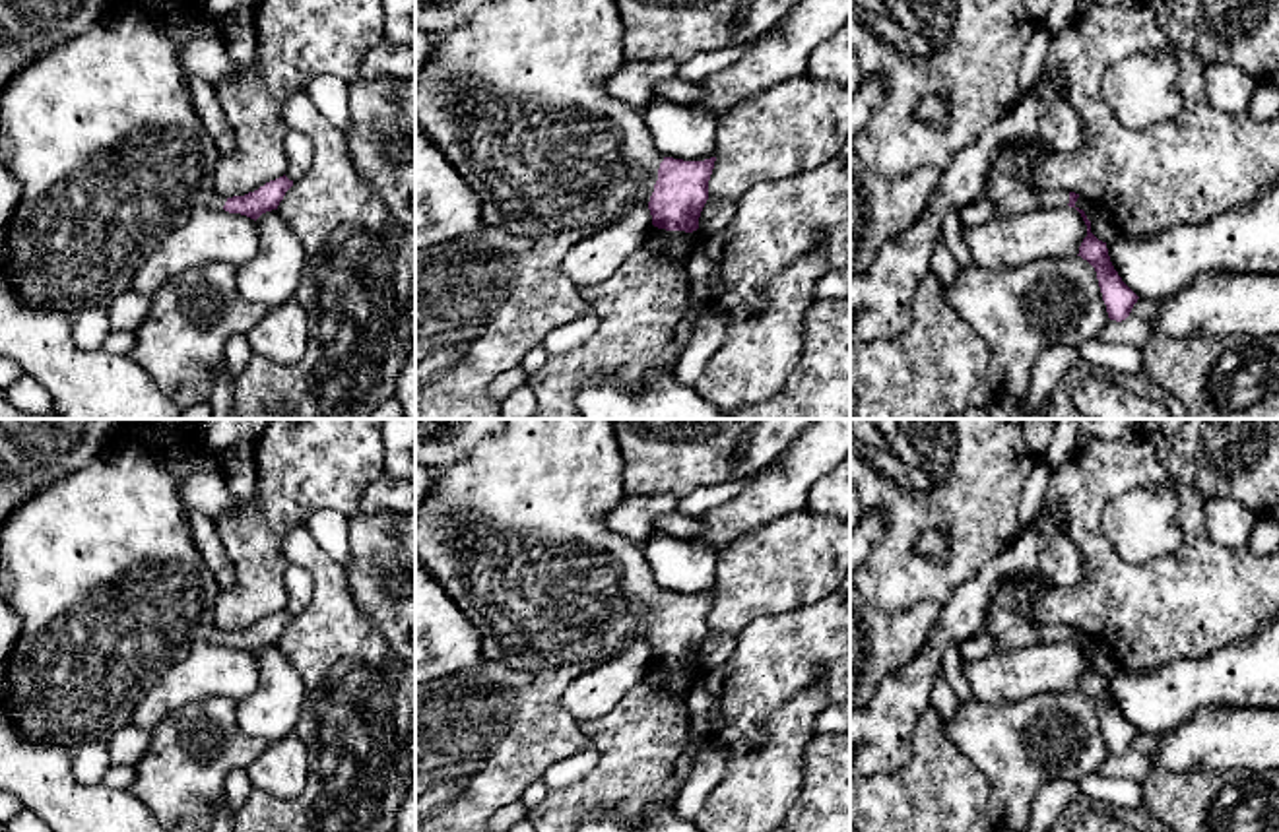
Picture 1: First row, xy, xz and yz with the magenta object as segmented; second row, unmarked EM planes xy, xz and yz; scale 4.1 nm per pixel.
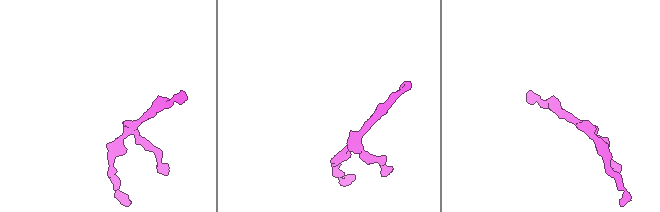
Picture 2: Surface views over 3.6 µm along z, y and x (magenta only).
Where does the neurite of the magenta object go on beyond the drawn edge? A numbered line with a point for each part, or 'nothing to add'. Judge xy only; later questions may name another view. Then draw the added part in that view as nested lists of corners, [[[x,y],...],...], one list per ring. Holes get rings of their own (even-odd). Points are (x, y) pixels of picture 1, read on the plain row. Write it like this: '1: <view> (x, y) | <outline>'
1: xy (101, 565) | [[[120,438],[105,446],[85,467],[58,479],[17,506],[4,522],[0,533],[0,595],[21,617],[21,634],[6,661],[4,702],[23,737],[39,743],[76,751],[83,743],[109,743],[113,735],[128,725],[130,714],[142,696],[179,661],[194,644],[223,644],[227,632],[215,623],[217,580],[200,555],[173,473],[165,464],[148,454],[140,442]]]

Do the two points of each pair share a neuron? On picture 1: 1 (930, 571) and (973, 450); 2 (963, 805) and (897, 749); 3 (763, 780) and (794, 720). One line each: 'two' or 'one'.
1: one
2: two
3: one

